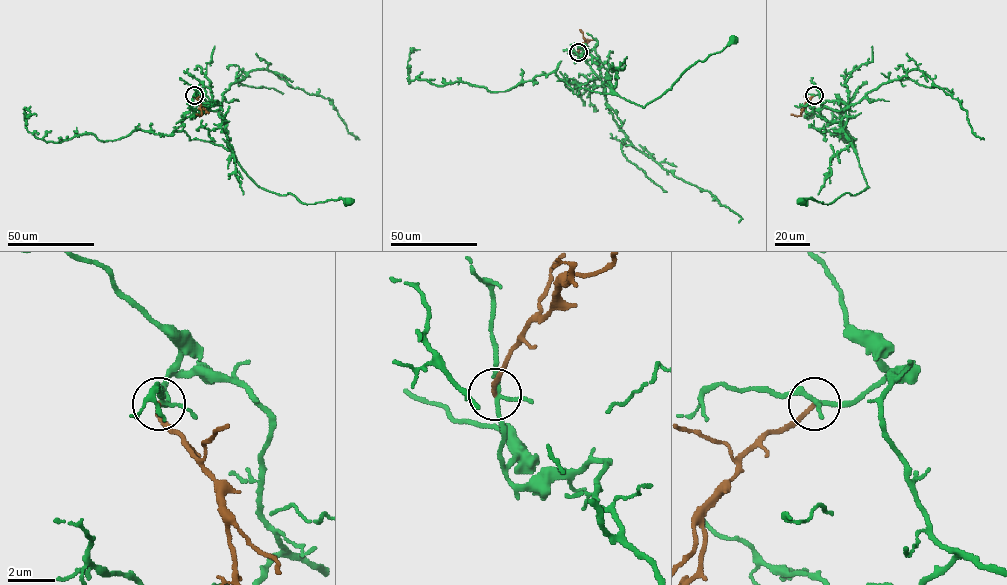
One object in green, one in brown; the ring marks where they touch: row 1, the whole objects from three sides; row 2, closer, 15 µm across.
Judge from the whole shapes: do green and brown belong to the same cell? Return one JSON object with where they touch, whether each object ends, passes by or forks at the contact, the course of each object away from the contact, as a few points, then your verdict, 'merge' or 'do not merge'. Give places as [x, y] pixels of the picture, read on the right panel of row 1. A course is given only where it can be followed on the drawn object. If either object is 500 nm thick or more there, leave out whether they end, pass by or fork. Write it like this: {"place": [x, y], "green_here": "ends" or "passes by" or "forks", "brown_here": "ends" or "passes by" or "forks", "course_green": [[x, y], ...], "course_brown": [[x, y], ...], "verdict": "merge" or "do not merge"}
{"place": [814, 95], "green_here": "forks", "brown_here": "ends", "course_green": [[814, 95], [821, 93], [828, 108], [845, 110], [841, 128], [869, 187], [829, 204], [801, 201]], "course_brown": [[814, 95], [801, 115], [791, 114]], "verdict": "do not merge"}

